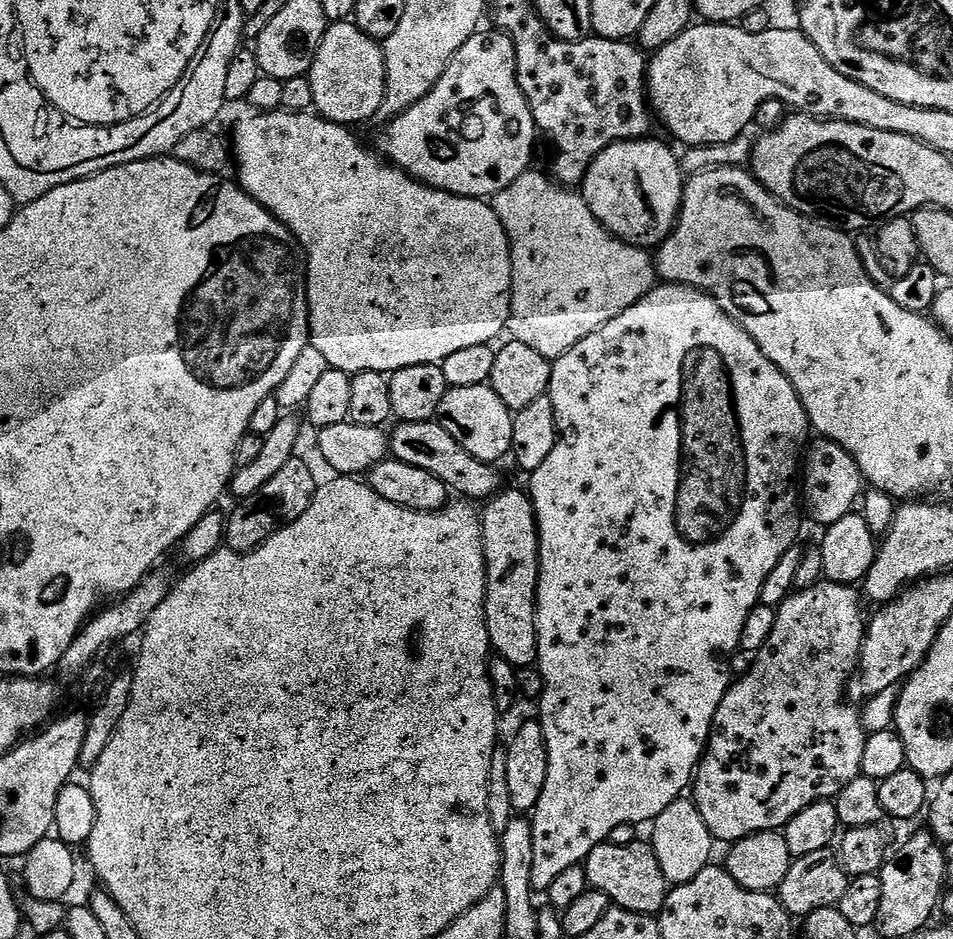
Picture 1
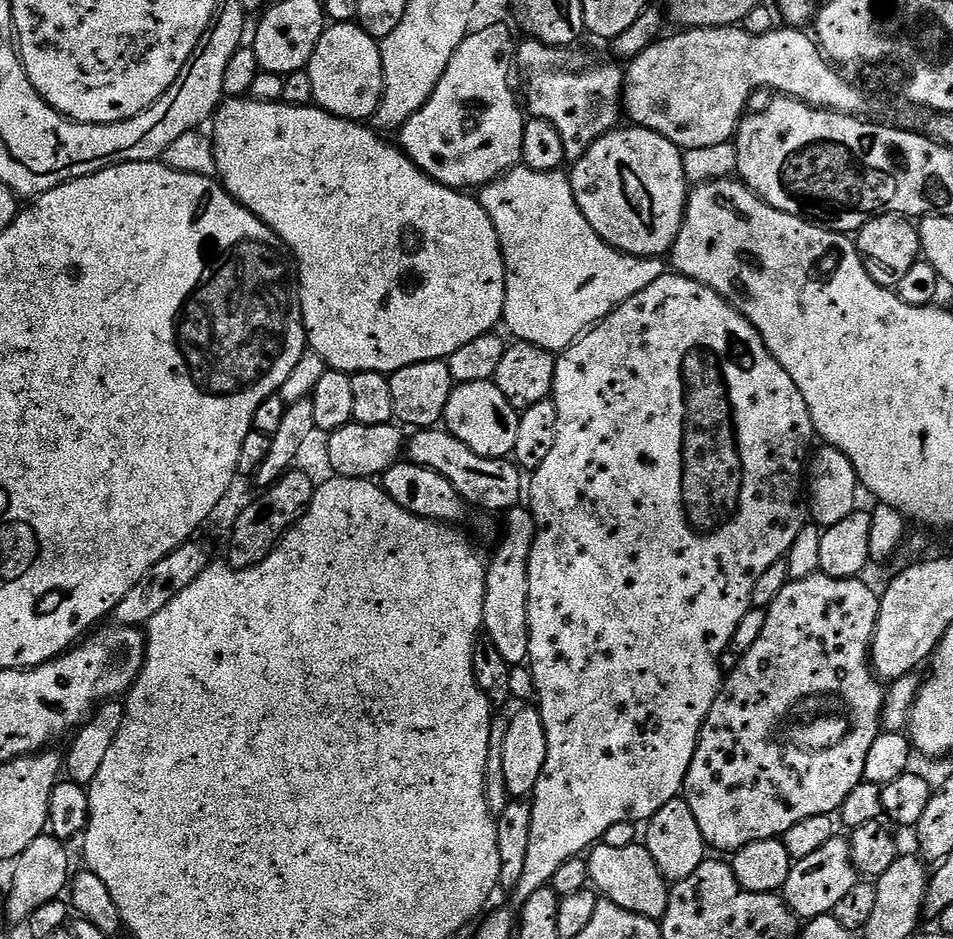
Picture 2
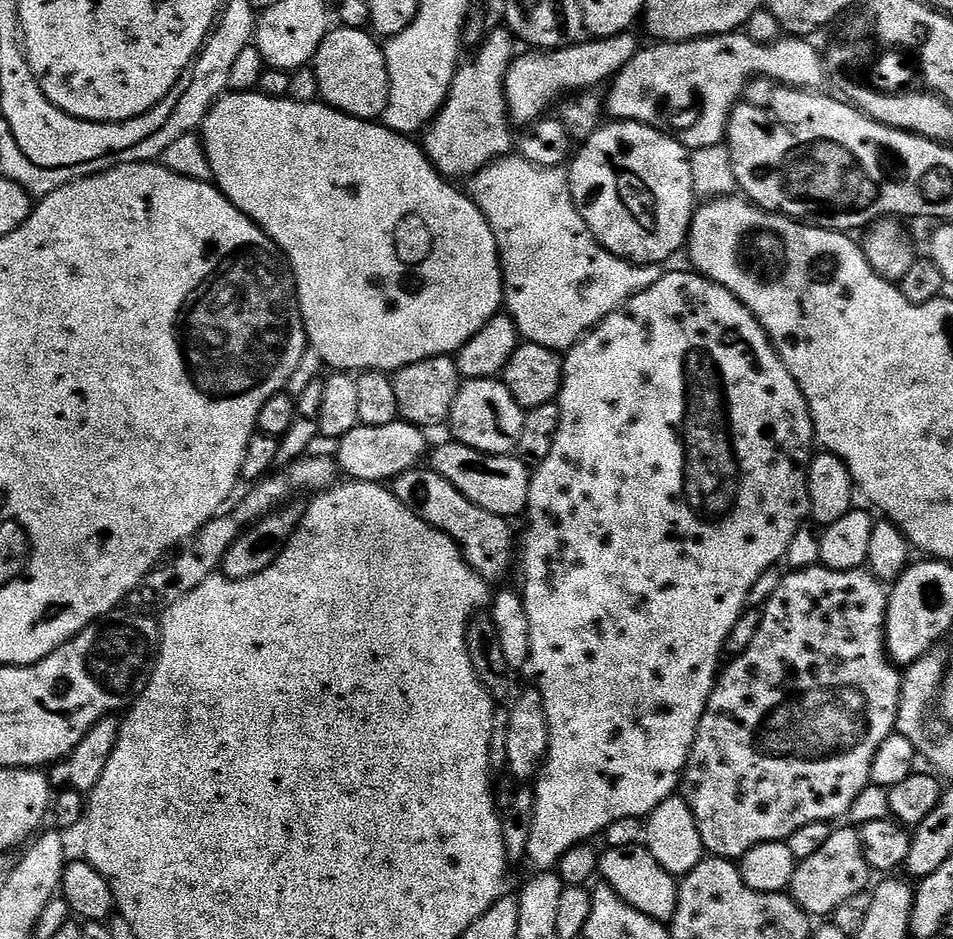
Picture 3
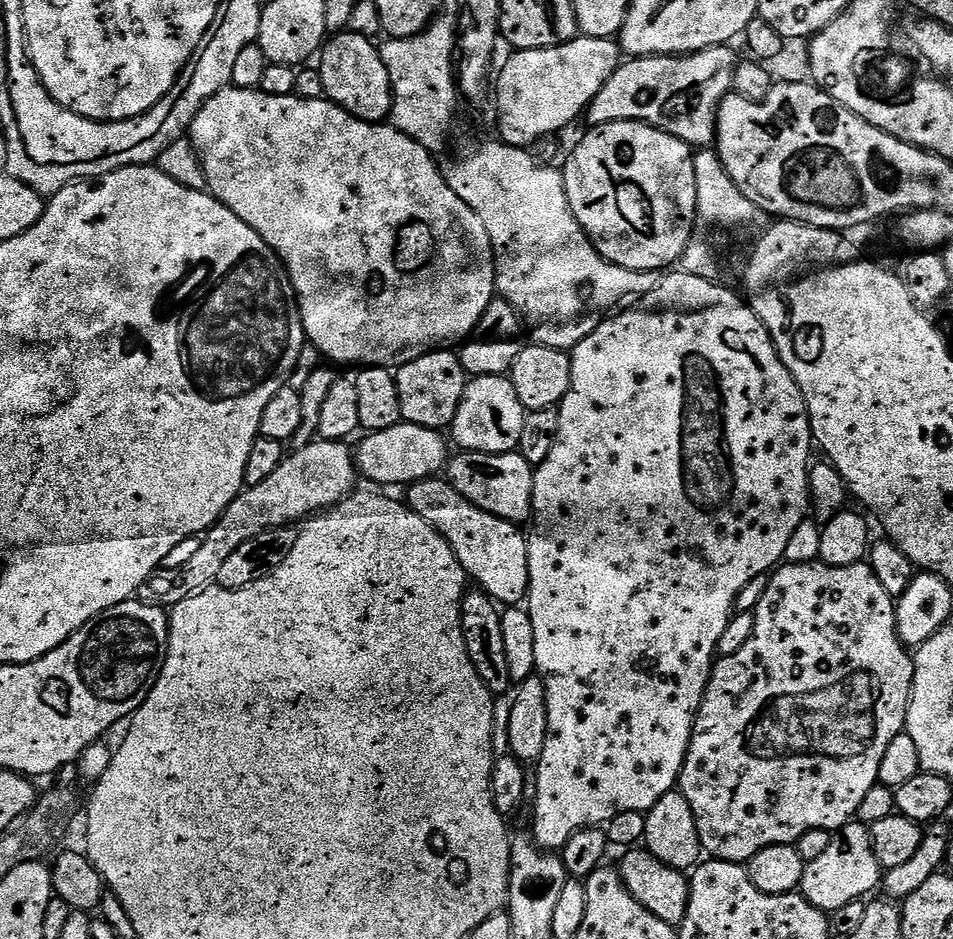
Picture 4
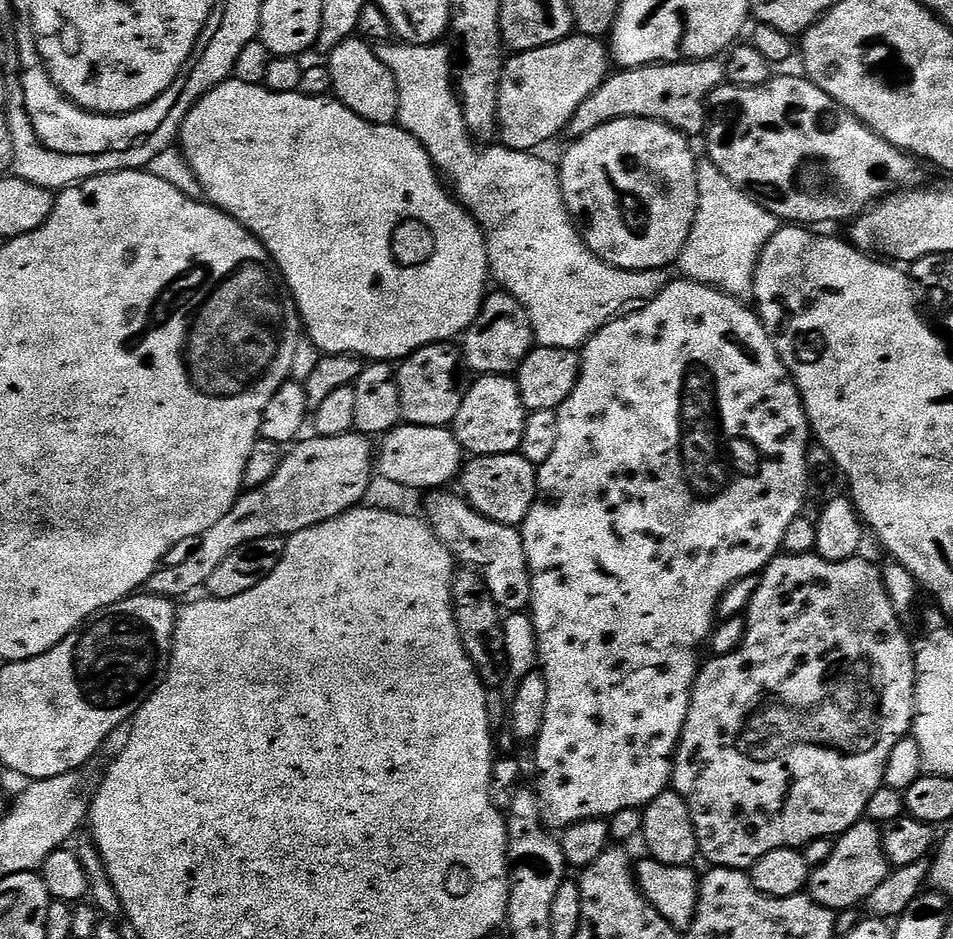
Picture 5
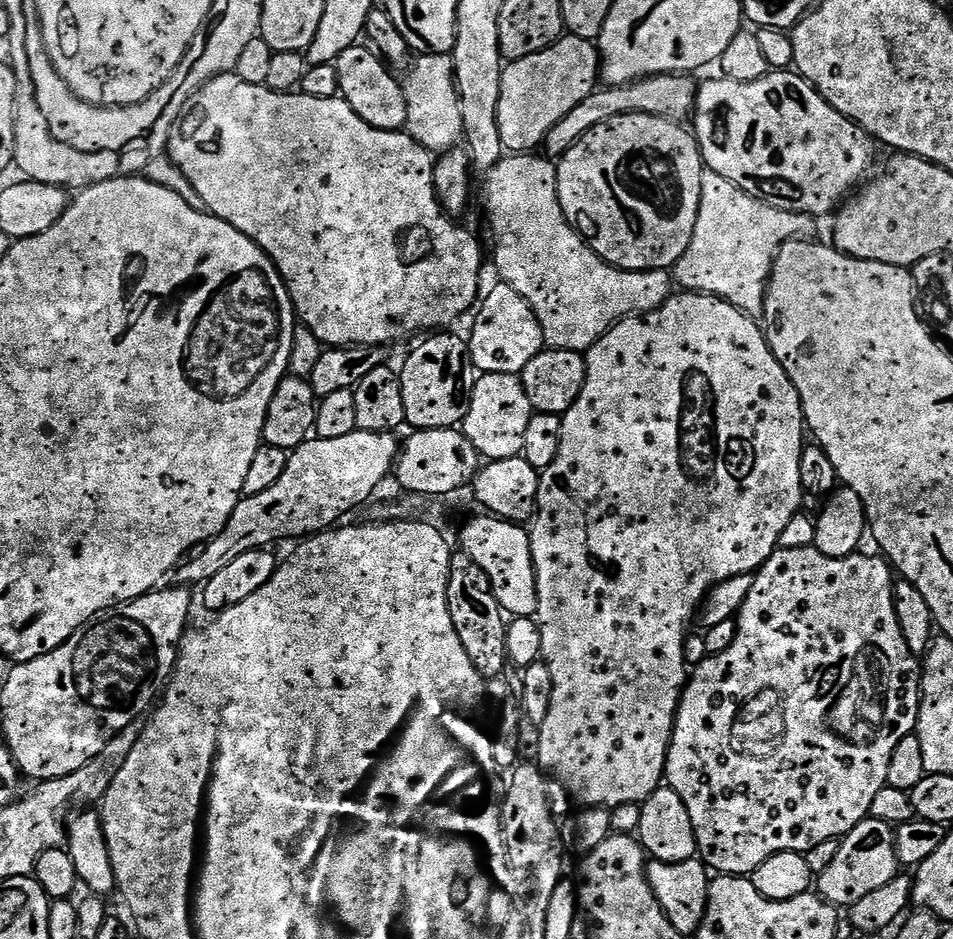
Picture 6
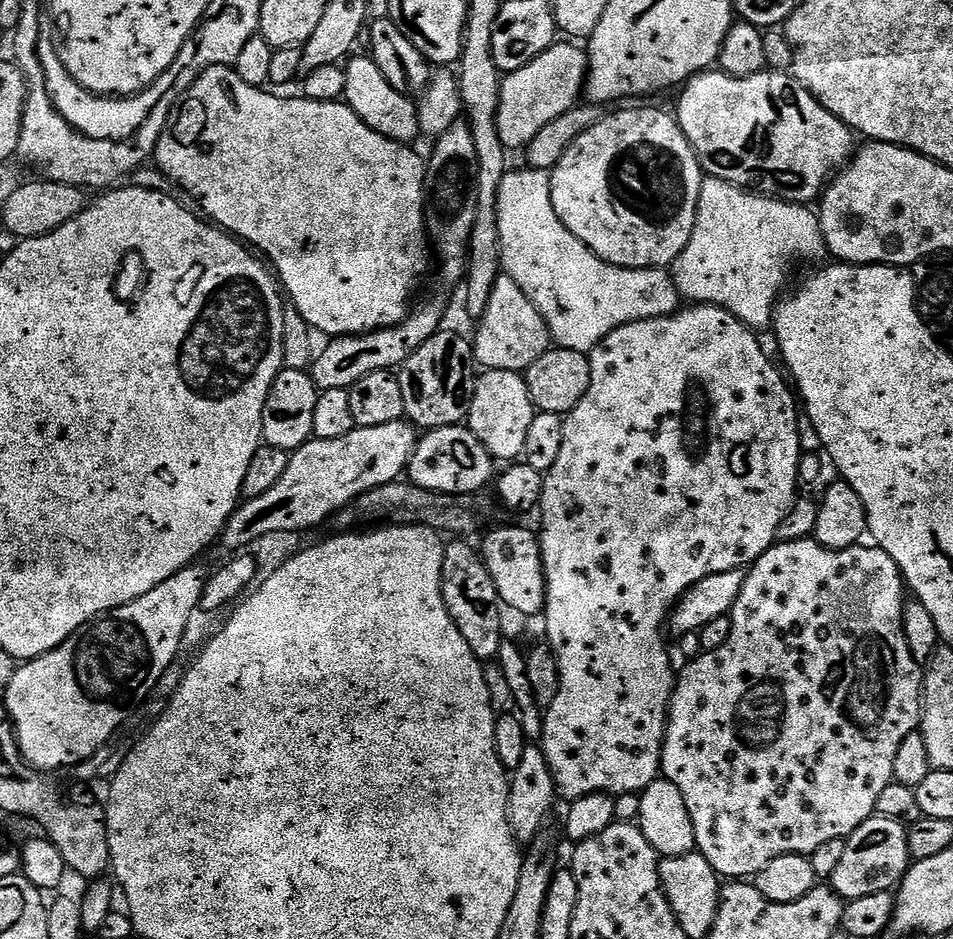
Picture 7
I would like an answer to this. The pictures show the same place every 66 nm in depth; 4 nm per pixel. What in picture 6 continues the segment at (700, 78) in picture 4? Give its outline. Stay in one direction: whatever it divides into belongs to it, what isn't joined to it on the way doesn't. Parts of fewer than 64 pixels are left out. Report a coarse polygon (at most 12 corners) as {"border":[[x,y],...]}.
{"border":[[691,75],[600,86],[544,139],[559,158],[594,126],[641,112],[684,122]]}

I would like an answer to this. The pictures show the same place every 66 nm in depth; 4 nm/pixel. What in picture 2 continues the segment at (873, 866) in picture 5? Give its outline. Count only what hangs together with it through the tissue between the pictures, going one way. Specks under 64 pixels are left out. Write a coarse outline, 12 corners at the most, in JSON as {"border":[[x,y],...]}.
{"border":[[832,836],[795,861],[782,899],[801,921],[835,913],[858,882],[851,843]]}

